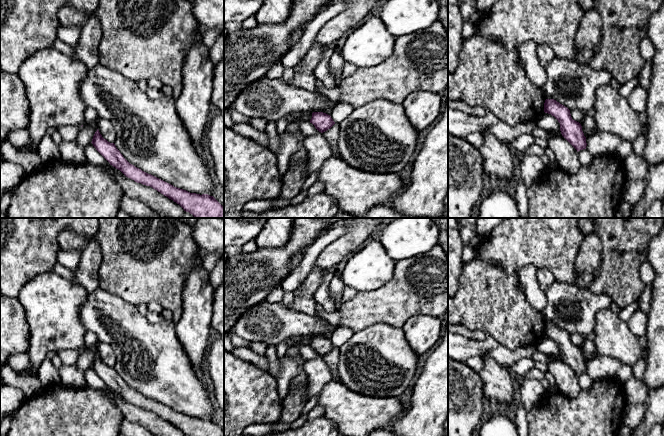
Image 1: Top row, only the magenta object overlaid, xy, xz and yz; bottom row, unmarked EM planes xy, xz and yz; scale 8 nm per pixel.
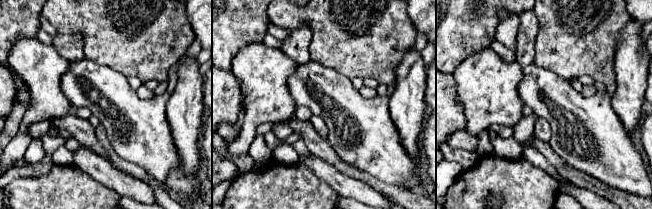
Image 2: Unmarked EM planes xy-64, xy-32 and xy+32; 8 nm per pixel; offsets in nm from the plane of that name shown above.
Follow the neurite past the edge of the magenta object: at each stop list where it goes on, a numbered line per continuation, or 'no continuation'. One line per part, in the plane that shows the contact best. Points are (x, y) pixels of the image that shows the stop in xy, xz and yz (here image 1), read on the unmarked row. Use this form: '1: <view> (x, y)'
no continuation

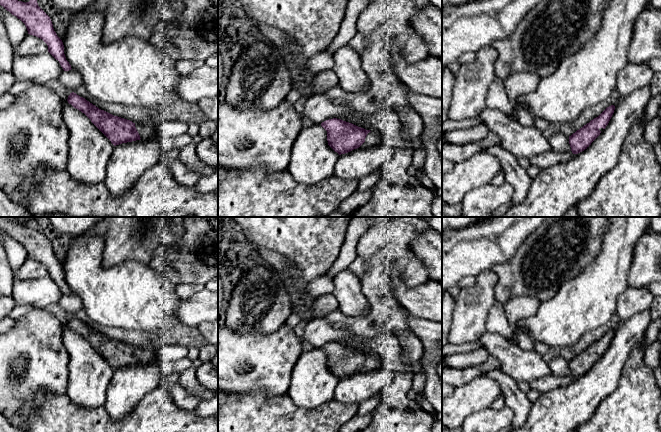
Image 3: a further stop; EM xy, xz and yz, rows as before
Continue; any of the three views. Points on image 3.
1: xz (372, 363)

